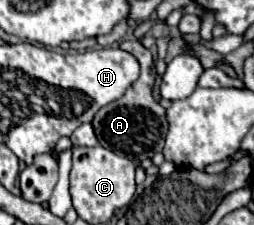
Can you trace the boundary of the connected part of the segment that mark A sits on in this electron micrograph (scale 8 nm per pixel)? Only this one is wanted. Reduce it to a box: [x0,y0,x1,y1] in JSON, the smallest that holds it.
[92,40,168,162]

